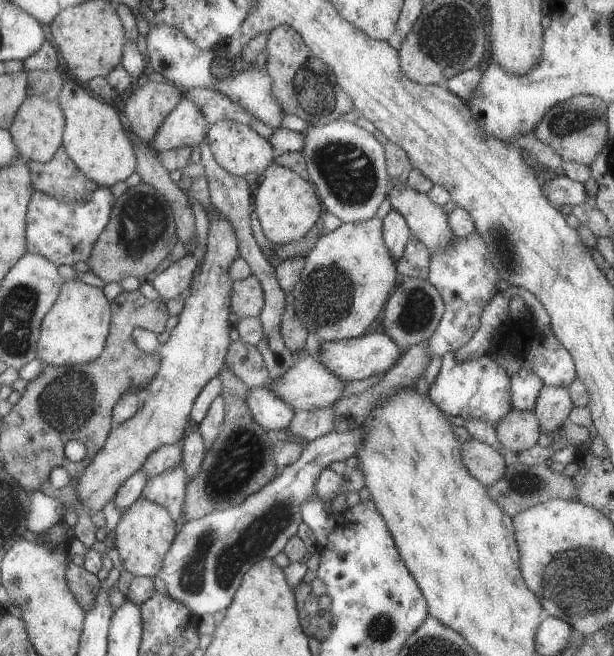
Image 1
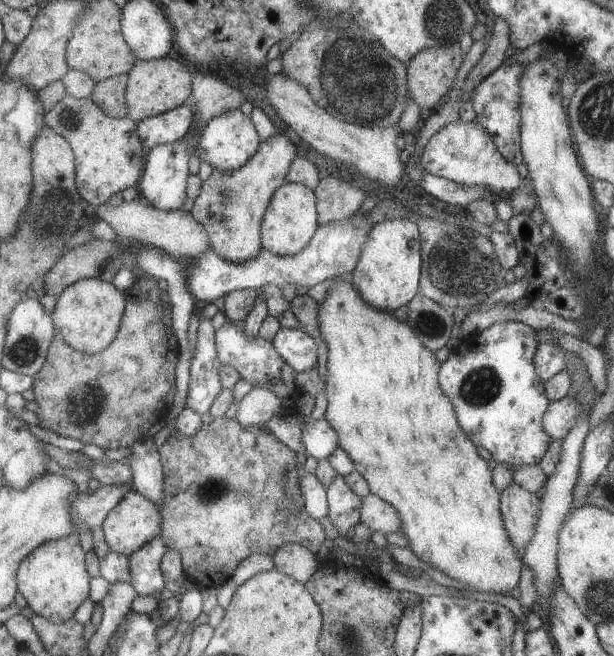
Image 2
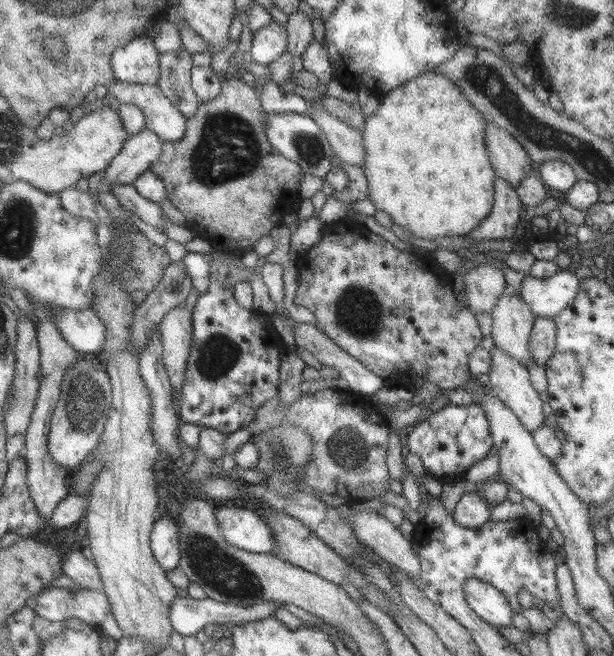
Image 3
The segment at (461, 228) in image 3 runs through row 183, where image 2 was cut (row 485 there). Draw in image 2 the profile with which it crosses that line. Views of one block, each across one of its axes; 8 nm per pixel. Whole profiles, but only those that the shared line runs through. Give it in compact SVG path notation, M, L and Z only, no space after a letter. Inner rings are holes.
M351 273L344 276L342 280L338 280L337 277L332 279L332 286L328 290L327 297L322 303L318 303L318 326L320 326L322 333L321 339L326 342L328 347L328 373L325 388L328 404L325 419L333 429L336 429L339 436L339 446L350 455L356 470L362 474L371 492L392 504L392 507L398 512L398 516L402 520L402 532L407 537L412 552L422 562L438 568L440 572L444 572L452 580L462 582L466 586L472 586L474 591L503 593L514 590L520 582L520 570L522 570L523 560L521 555L516 552L516 548L512 546L512 542L508 538L508 532L504 528L500 508L501 492L494 486L493 474L488 469L488 463L478 453L477 446L464 434L464 429L460 428L452 401L448 396L442 394L442 390L438 386L438 370L440 370L441 364L437 360L435 352L426 348L418 340L407 321L401 322L392 312L378 310L372 304L368 304L354 286L354 278L352 278Z

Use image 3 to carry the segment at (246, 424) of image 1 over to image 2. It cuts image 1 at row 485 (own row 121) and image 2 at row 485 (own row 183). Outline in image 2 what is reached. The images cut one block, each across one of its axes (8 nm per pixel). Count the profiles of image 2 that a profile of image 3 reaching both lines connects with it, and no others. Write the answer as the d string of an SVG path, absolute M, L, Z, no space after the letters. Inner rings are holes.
M215 418L190 437L174 429L159 449L164 472L164 506L161 532L166 546L180 552L184 574L197 588L223 585L236 567L253 554L271 557L285 544L306 546L315 555L323 552L324 526L304 506L296 453L263 425L244 428L235 418Z

